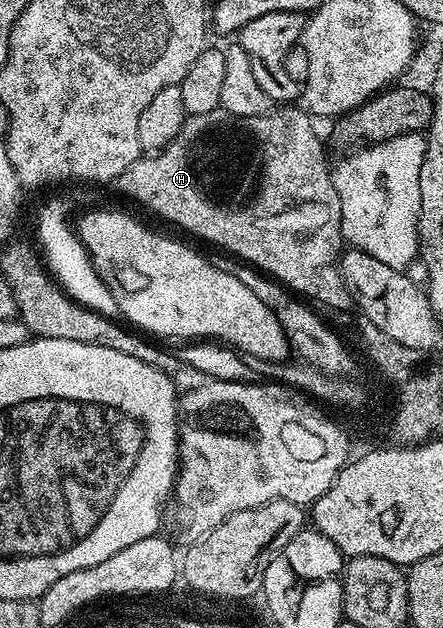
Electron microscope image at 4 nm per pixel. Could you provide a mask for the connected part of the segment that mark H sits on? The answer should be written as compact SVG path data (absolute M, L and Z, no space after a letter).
M273 107L269 112L254 117L236 117L221 109L216 109L203 115L186 116L183 127L165 149L158 149L152 155L142 155L123 175L118 177L115 185L119 187L133 201L146 205L153 213L158 213L165 221L174 221L181 229L218 245L218 250L240 259L244 264L268 275L272 280L280 283L286 290L308 299L318 301L321 305L330 305L333 309L350 308L351 298L345 280L341 277L339 258L343 252L343 238L341 235L341 204L339 195L335 191L331 165L325 162L325 149L313 130L314 118L301 107Z

